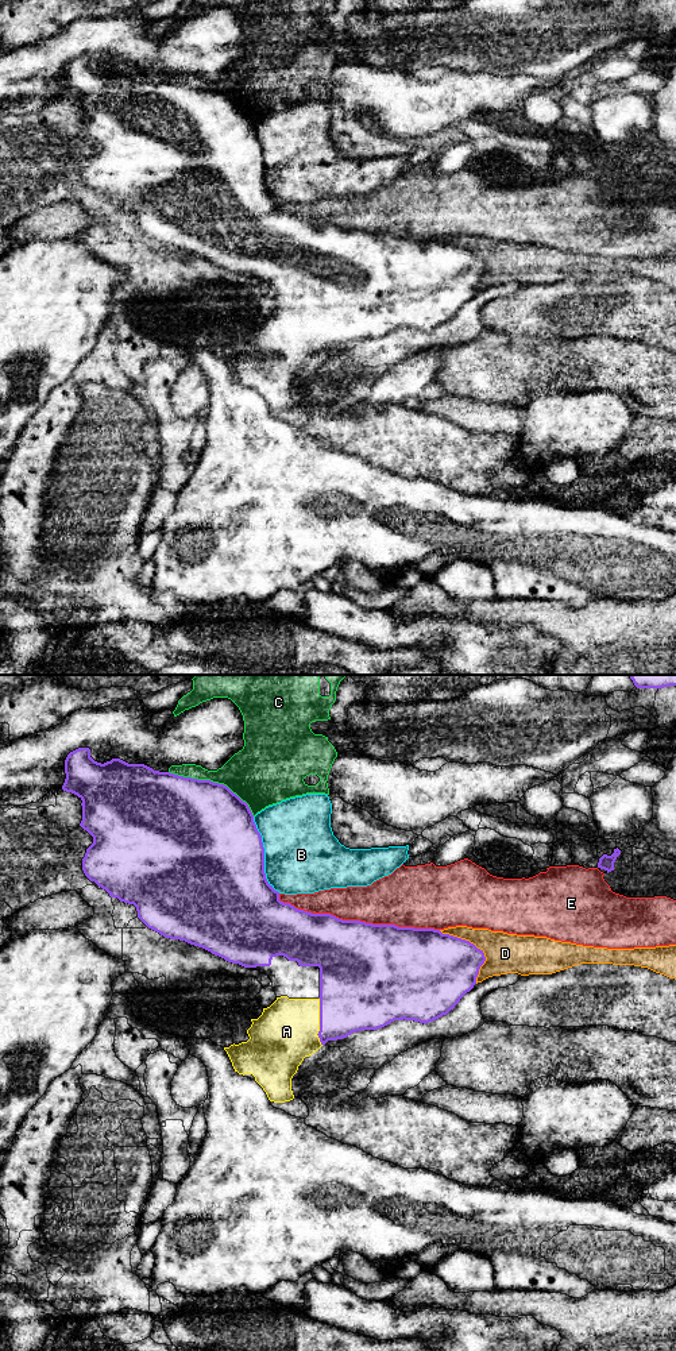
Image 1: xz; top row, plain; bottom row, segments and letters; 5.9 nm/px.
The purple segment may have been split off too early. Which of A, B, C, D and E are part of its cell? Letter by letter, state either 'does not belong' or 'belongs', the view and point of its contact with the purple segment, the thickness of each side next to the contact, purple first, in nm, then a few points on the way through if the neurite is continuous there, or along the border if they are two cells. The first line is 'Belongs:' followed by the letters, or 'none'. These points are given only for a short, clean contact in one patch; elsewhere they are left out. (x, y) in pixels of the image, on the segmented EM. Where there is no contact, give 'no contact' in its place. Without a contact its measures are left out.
Belongs: A
A: belongs | xz (320, 1022) | 400/360 nm
B: does not belong | xz (263, 856) | 500/440 nm
C: does not belong | xz (212, 782) | 500/320 nm
D: does not belong | xz (475, 946) | 420/240 nm
E: does not belong | xz (356, 921) | 480/280 nm

